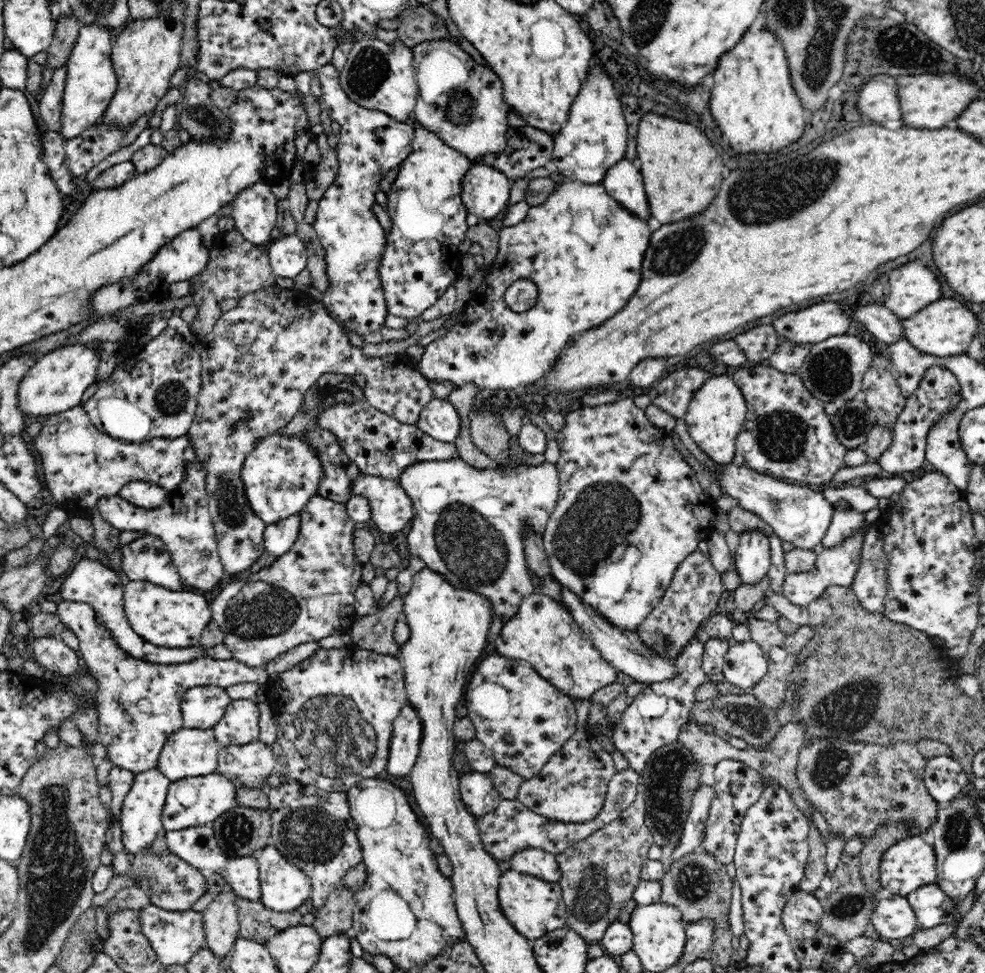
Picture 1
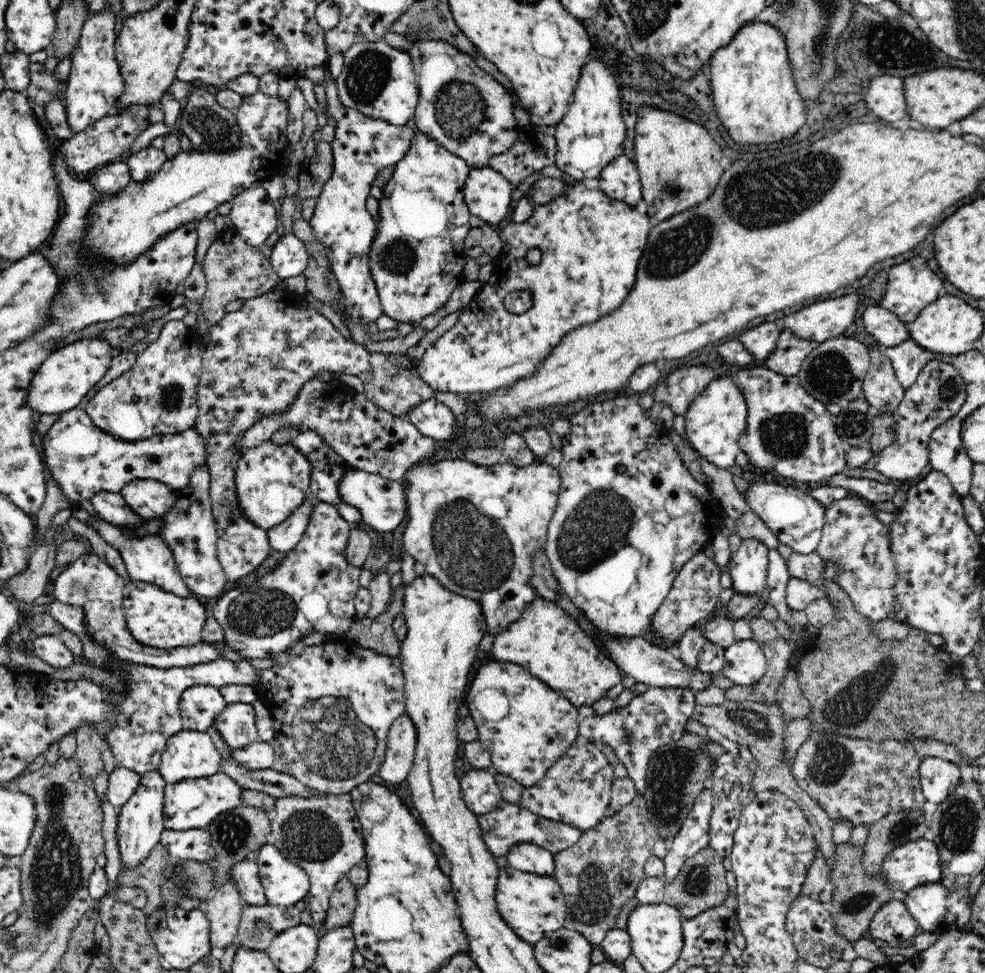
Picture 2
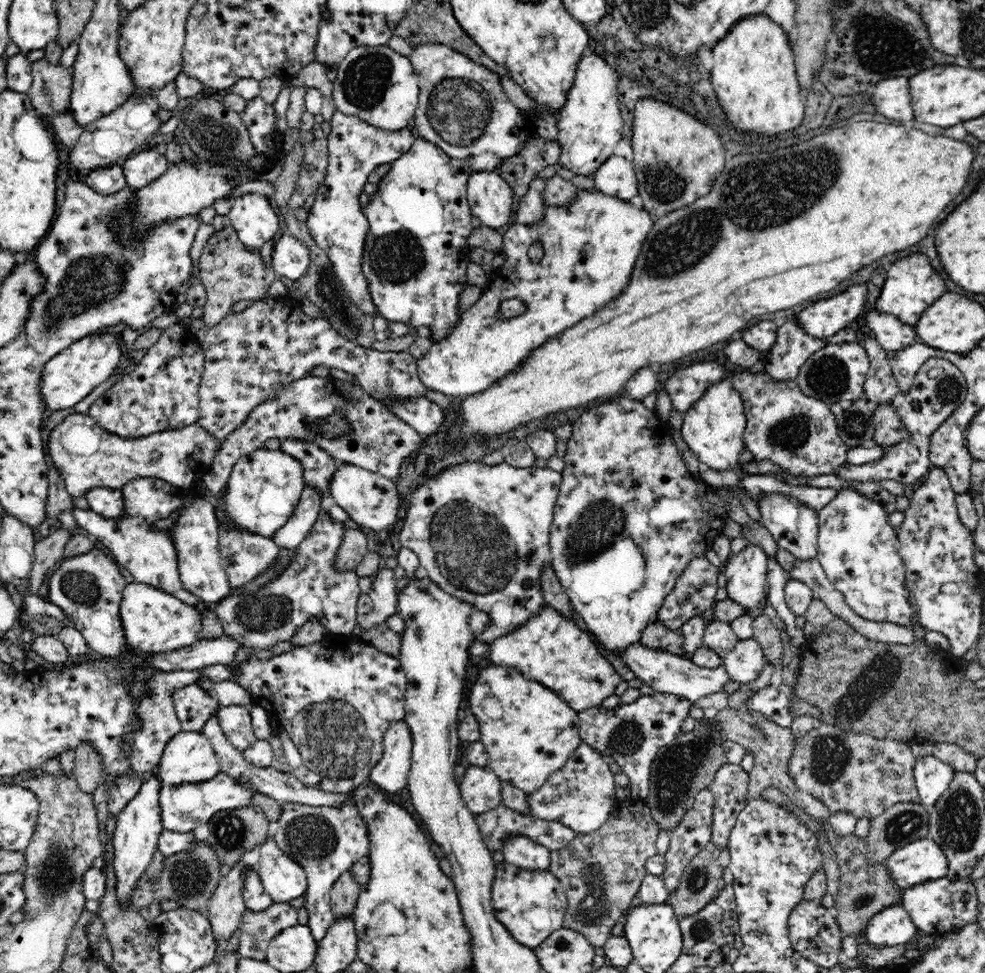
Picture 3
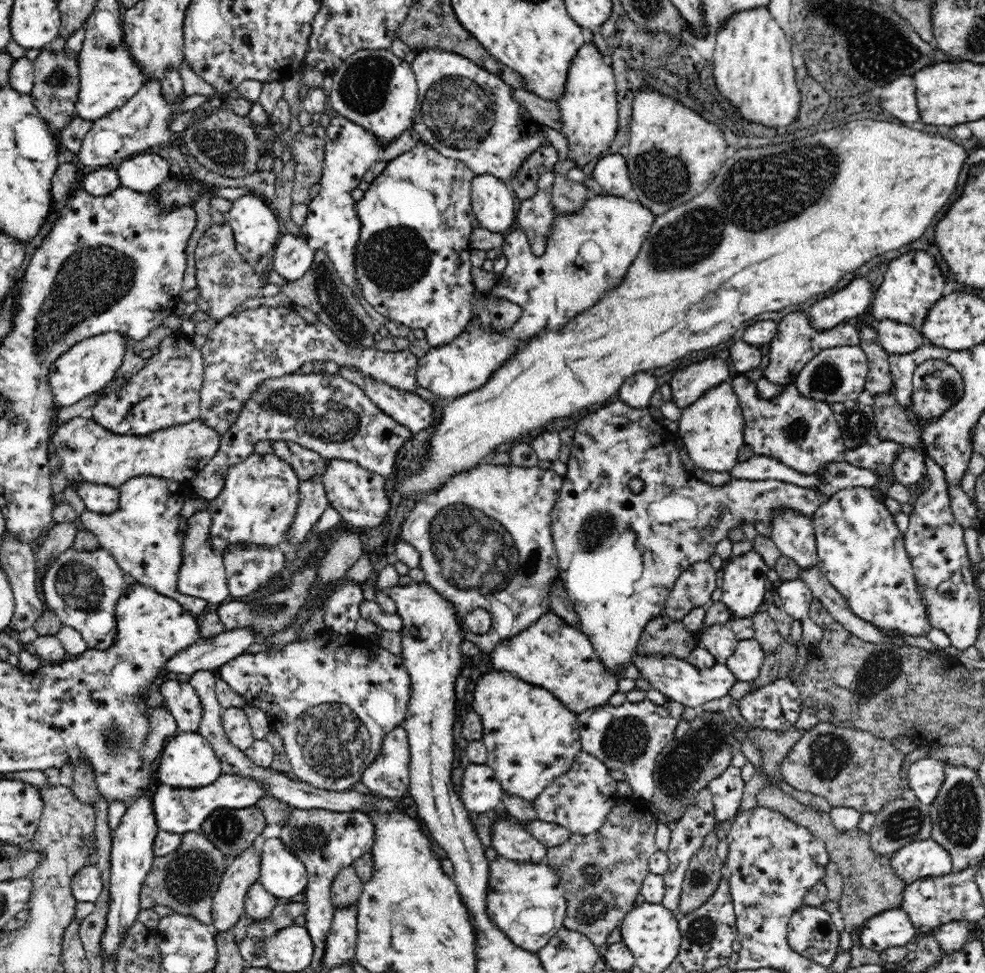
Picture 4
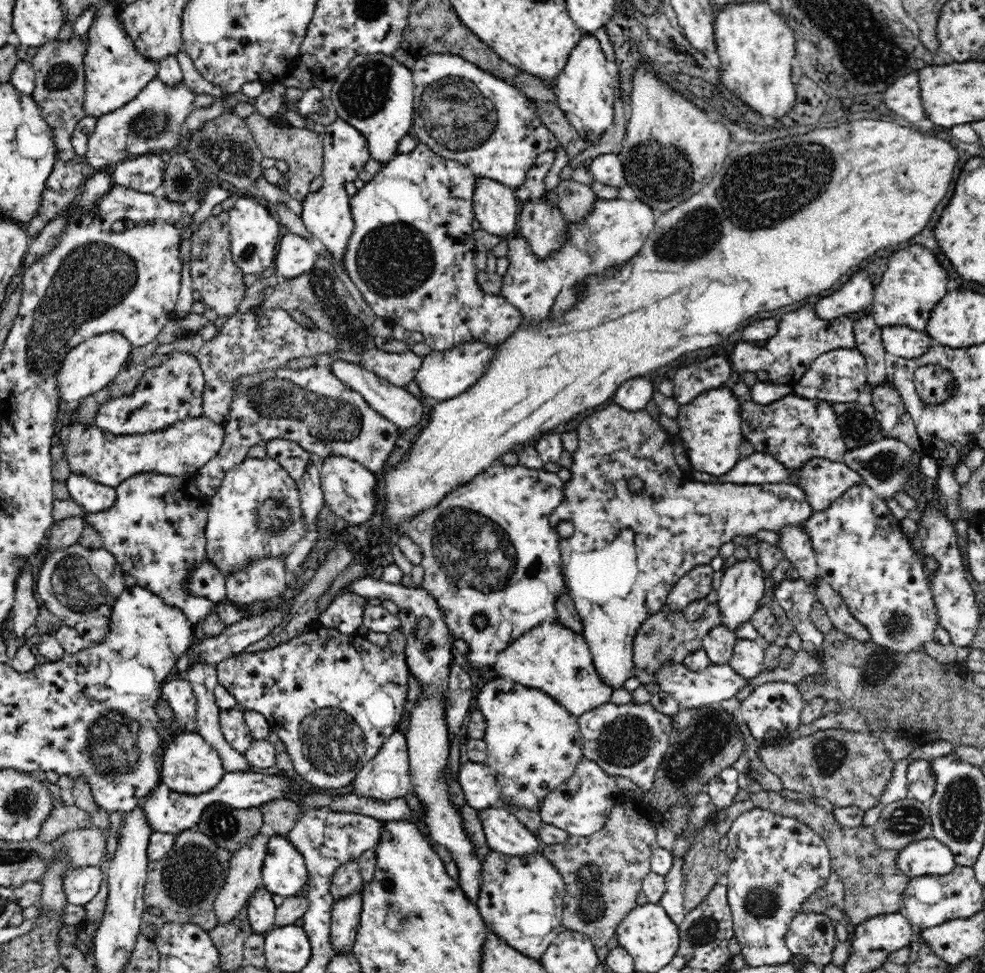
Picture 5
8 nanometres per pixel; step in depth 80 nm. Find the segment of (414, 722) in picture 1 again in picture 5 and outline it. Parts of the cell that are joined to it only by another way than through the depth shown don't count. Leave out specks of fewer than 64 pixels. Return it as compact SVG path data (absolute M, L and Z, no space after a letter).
M395 732L358 773L352 782L352 793L358 797L387 801L393 798L411 797L413 786L410 779L408 744L404 734Z

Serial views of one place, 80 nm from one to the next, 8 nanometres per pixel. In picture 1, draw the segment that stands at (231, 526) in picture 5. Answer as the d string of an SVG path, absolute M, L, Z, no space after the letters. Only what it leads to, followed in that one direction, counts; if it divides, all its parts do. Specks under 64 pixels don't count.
M266 435L252 448L240 468L240 479L244 483L248 503L266 526L301 512L316 495L318 480L322 476L322 463L318 461L318 455L300 435Z

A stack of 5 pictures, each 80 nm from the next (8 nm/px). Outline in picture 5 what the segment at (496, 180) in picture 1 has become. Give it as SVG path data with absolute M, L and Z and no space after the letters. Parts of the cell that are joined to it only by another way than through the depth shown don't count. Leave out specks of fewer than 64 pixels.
M479 178L474 189L475 220L494 236L511 237L518 226L520 208L515 191L505 184Z

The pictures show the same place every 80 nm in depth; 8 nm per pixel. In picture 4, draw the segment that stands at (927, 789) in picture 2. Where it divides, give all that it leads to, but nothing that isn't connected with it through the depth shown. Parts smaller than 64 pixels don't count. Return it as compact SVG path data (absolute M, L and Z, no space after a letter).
M931 757L918 758L907 772L909 788L914 790L916 799L922 804L931 805L942 786L944 766Z

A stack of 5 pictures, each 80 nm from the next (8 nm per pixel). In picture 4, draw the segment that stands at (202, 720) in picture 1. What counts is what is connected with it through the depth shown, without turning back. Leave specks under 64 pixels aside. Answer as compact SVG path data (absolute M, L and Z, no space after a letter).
M167 680L159 691L168 702L168 710L174 716L177 728L183 733L197 732L202 719L202 704L196 689L188 681Z

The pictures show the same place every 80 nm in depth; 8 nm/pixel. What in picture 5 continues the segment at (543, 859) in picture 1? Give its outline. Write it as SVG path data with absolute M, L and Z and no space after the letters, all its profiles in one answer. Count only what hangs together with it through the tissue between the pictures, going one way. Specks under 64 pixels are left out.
M501 804L482 808L477 814L490 850L510 856L542 852L539 840Z

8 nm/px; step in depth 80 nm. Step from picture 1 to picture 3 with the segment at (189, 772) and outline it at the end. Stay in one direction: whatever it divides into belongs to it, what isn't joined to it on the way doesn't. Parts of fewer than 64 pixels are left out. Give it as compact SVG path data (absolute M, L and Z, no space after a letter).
M180 732L163 750L163 756L155 769L162 784L204 783L220 774L220 762L208 738L201 732Z

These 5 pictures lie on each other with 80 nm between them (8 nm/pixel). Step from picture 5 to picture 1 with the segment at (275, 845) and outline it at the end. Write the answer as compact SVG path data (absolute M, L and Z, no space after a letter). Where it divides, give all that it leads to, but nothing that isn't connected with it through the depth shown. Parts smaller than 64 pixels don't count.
M267 845L255 853L259 864L261 903L276 912L297 910L311 894L310 877L290 864L274 846Z

